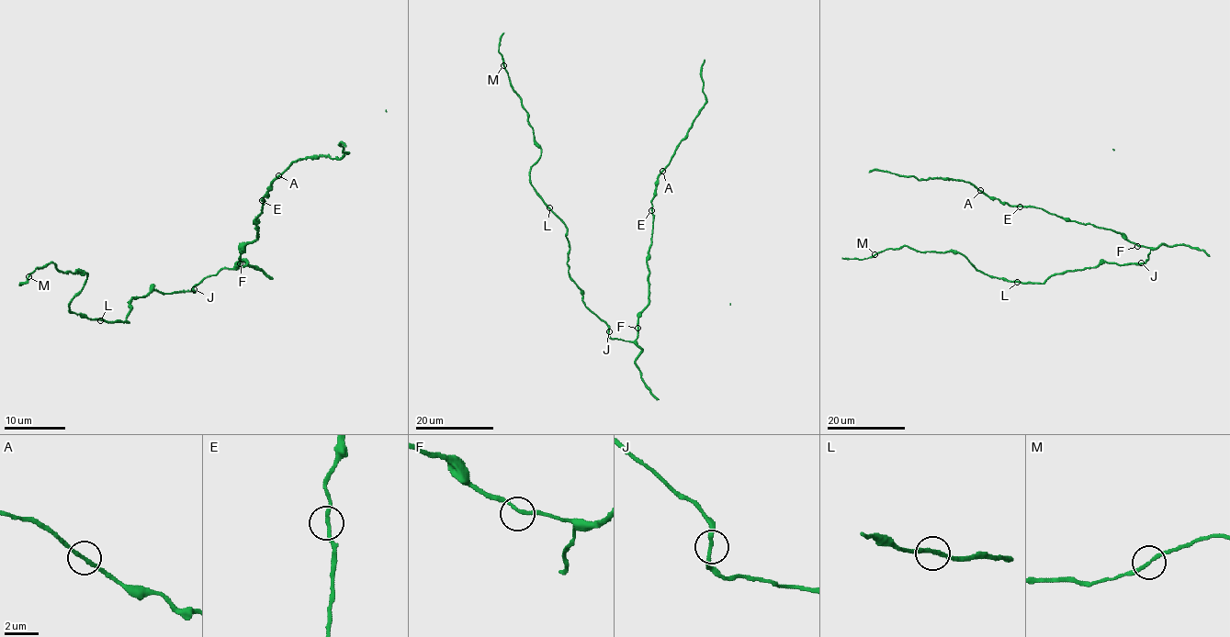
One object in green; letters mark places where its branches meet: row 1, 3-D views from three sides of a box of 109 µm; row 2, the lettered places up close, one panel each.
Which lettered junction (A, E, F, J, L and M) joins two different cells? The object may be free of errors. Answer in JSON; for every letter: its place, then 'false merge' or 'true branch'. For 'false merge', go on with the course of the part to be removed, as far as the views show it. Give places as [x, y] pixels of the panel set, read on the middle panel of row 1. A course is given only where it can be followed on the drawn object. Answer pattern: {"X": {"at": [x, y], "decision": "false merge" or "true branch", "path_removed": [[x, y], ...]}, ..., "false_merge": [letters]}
{"A": {"at": [662, 171], "decision": "true branch"}, "E": {"at": [651, 210], "decision": "true branch"}, "F": {"at": [637, 328], "decision": "true branch"}, "J": {"at": [609, 331], "decision": "true branch"}, "L": {"at": [549, 207], "decision": "true branch"}, "M": {"at": [503, 65], "decision": "true branch"}, "false_merge": []}

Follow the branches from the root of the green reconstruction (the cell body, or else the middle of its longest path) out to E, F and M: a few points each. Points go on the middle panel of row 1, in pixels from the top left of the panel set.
E: (609, 331), (611, 339), (633, 341), (637, 338), (637, 316), (648, 303), (647, 259), (651, 244), (651, 210)
F: (609, 331), (611, 339), (633, 341), (637, 338), (637, 328)
M: (609, 331), (585, 306), (582, 291), (569, 276), (567, 227), (530, 181), (530, 168), (541, 149), (504, 65)

